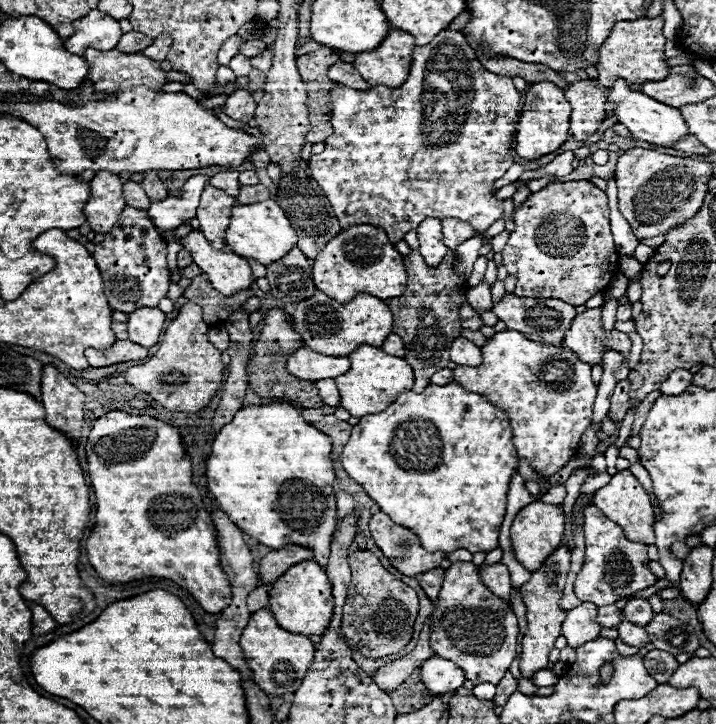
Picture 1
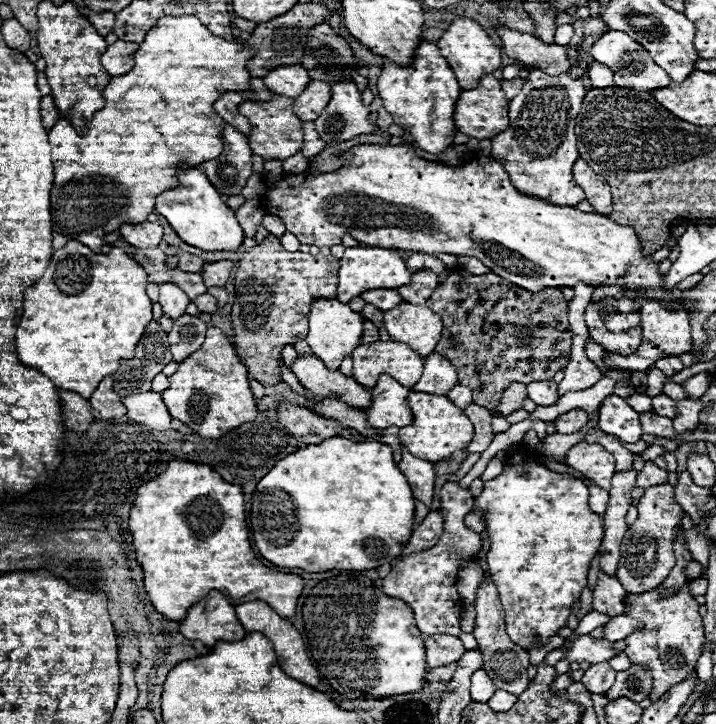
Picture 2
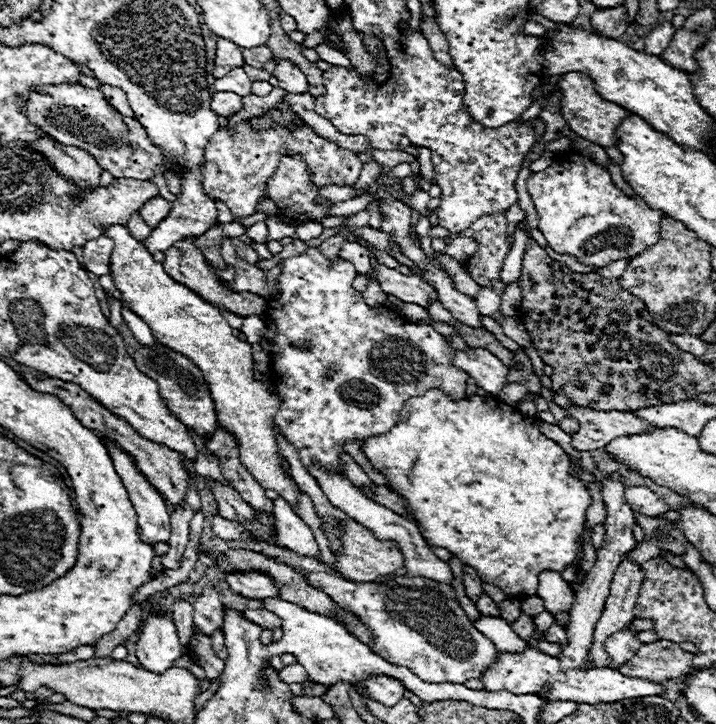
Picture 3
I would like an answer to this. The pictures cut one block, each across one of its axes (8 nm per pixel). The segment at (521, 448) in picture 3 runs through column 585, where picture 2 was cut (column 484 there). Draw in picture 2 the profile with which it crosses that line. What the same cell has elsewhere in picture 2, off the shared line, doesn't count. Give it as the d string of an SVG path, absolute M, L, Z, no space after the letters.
M516 448L510 452L510 460L506 460L502 474L484 482L482 494L474 498L474 508L484 512L482 520L490 538L486 562L506 610L506 632L514 644L528 650L534 640L548 640L558 634L562 626L566 626L570 608L586 586L590 560L594 558L604 536L604 520L602 516L590 512L588 488L578 478L548 470L540 464L538 454L530 454L526 448Z

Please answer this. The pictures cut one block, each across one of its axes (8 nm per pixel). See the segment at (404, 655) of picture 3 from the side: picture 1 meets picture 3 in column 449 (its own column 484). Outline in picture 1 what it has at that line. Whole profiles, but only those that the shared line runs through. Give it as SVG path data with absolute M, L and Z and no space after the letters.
M454 562L444 574L438 602L430 614L430 644L434 654L452 660L474 684L498 684L516 658L516 642L518 618L510 602L498 600L480 582L478 566L472 562Z

